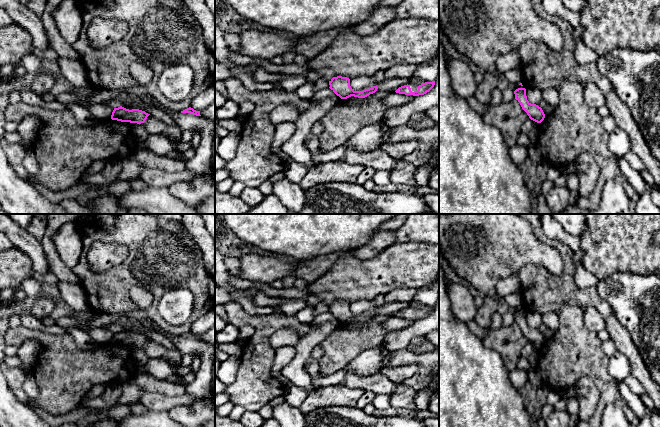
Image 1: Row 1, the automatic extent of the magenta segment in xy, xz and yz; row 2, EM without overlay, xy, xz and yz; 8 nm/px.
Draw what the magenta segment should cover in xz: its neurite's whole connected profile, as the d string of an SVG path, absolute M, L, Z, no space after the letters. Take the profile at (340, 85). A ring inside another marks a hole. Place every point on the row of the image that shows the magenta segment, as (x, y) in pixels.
M337 76L329 81L330 89L341 99L347 99L351 96L365 98L377 91L378 87L373 86L363 91L354 91L350 86L350 79L347 77Z

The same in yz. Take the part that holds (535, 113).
M518 88L514 91L515 99L520 103L522 109L527 113L529 118L537 123L541 123L544 118L545 114L541 107L536 104L531 104L527 100L526 96L526 89L525 88Z

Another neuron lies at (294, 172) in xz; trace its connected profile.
M291 160L288 163L285 163L283 170L285 177L292 183L299 184L307 173L307 168Z

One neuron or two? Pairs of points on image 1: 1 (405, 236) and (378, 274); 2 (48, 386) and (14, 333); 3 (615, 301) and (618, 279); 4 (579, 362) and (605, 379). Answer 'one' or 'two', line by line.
1: two
2: one
3: one
4: one

